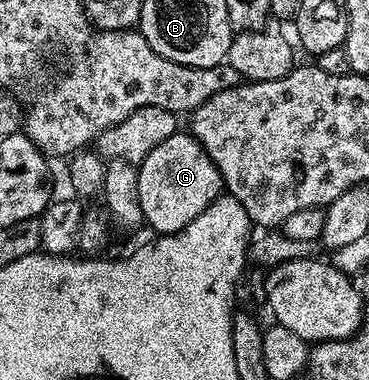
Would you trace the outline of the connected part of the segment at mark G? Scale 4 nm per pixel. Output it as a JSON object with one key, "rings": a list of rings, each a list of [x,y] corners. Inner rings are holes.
{"rings":[[[176,130],[172,136],[165,138],[165,142],[157,142],[153,150],[144,158],[143,163],[138,165],[139,177],[137,178],[137,194],[141,194],[141,210],[146,227],[152,228],[152,233],[166,234],[169,232],[179,232],[197,214],[201,214],[213,201],[224,195],[225,185],[223,176],[209,158],[209,154],[204,150],[203,145],[194,136],[183,130]]]}

